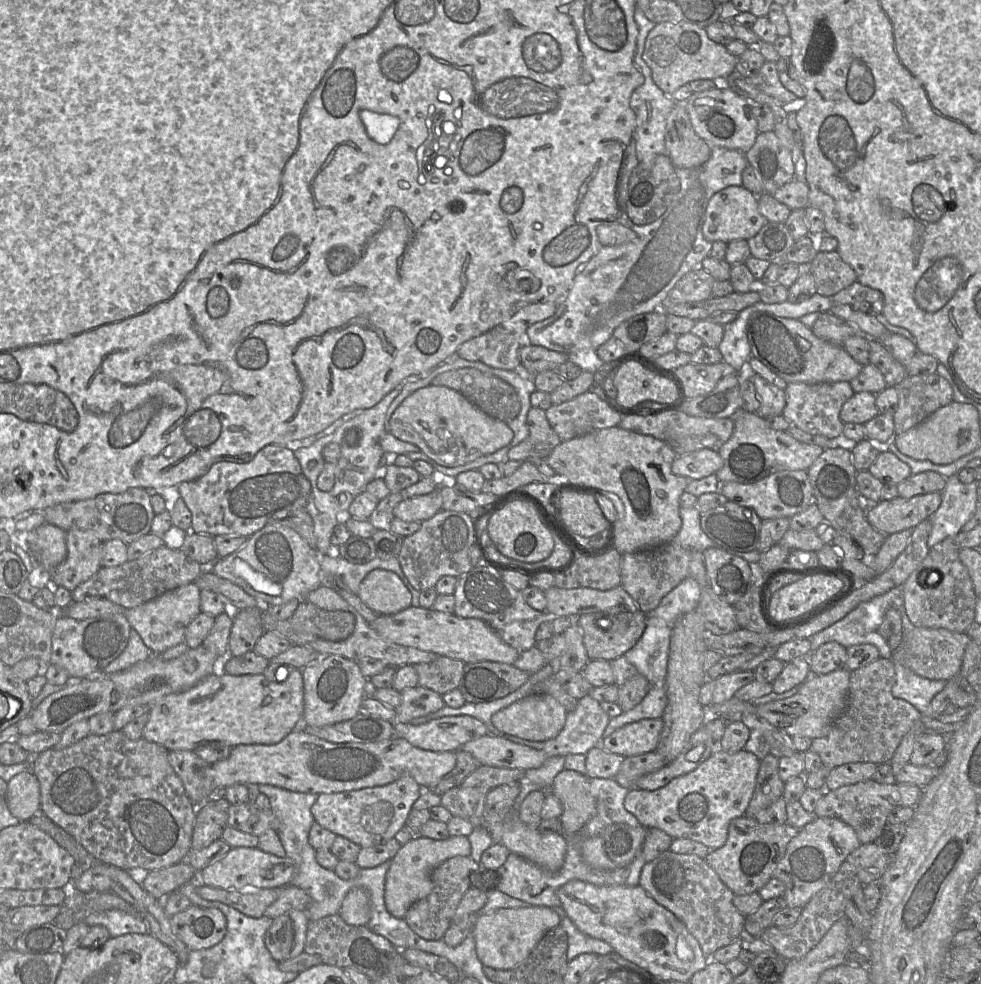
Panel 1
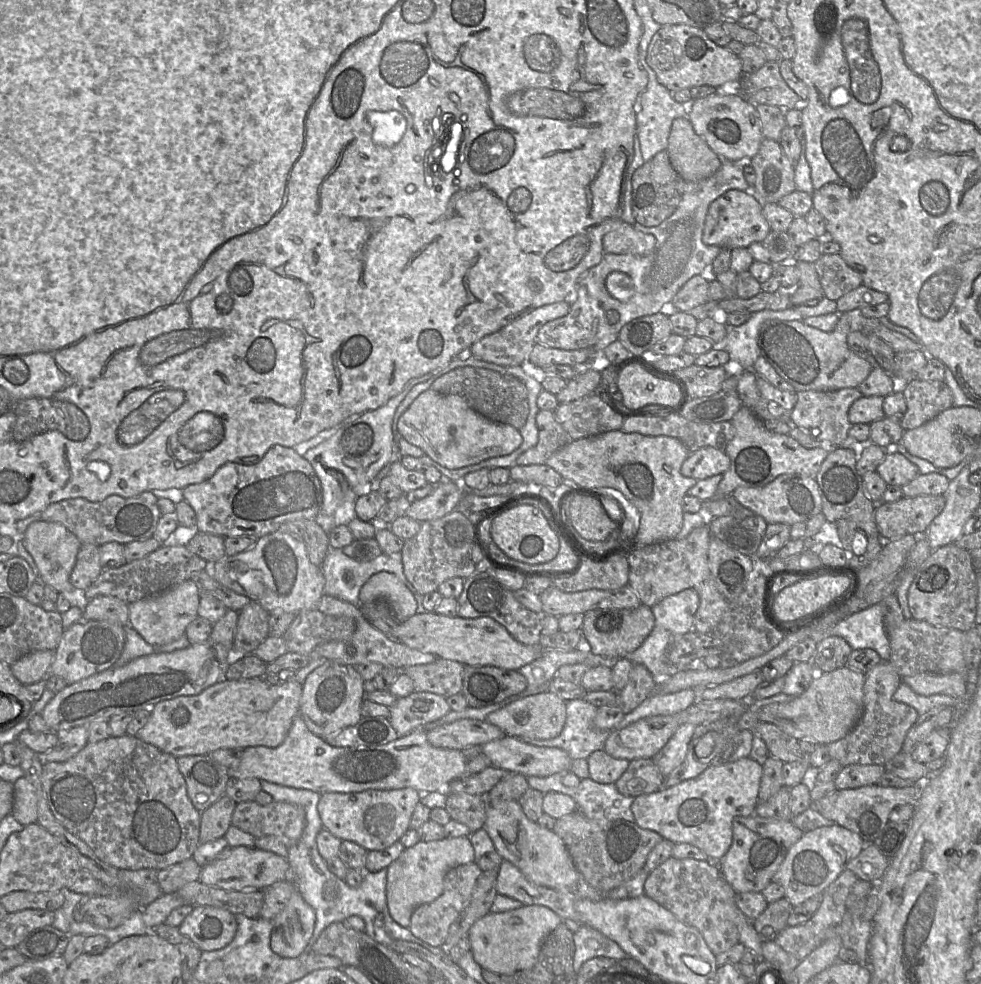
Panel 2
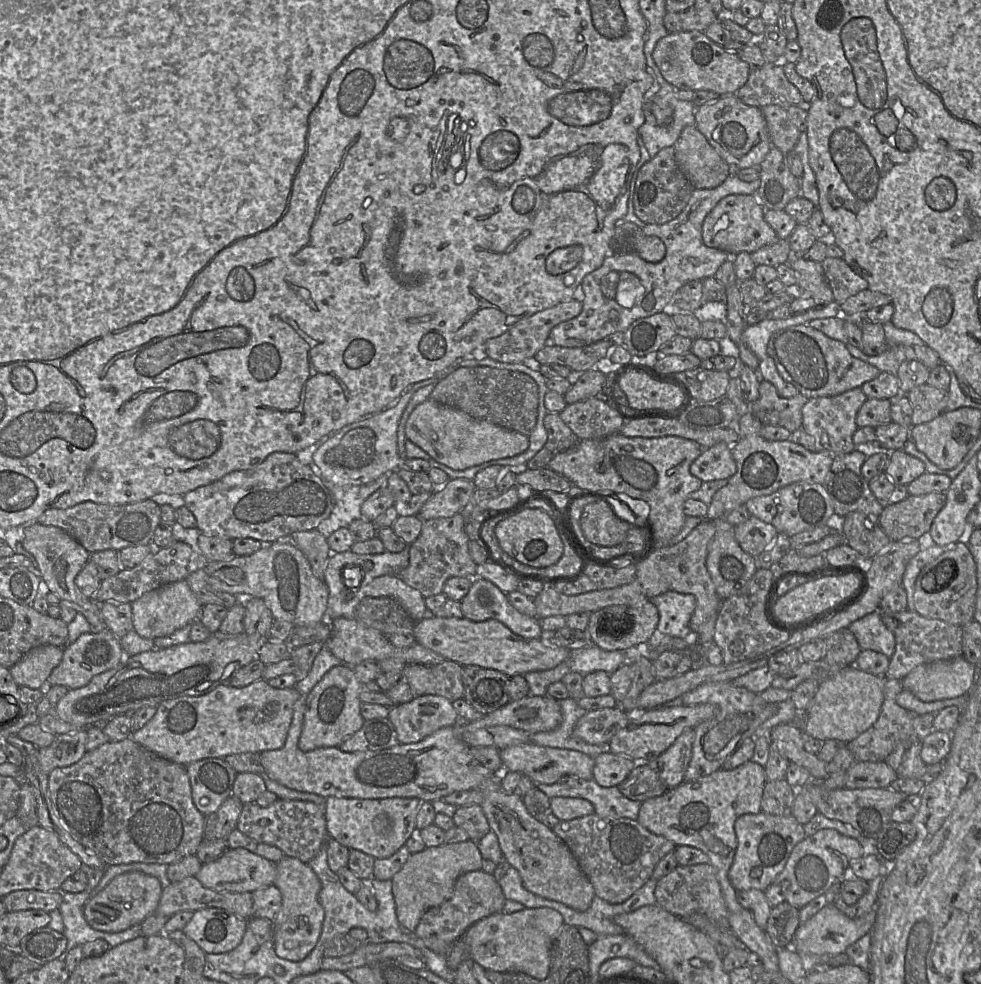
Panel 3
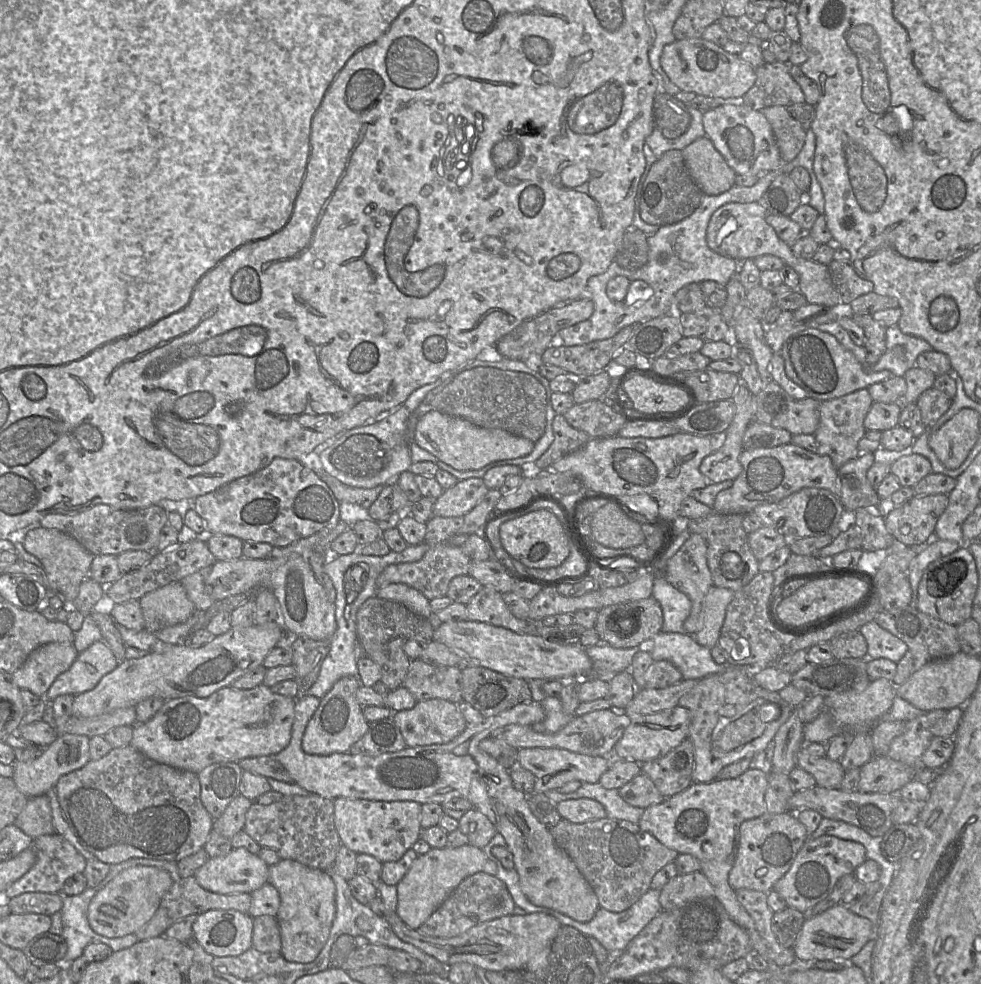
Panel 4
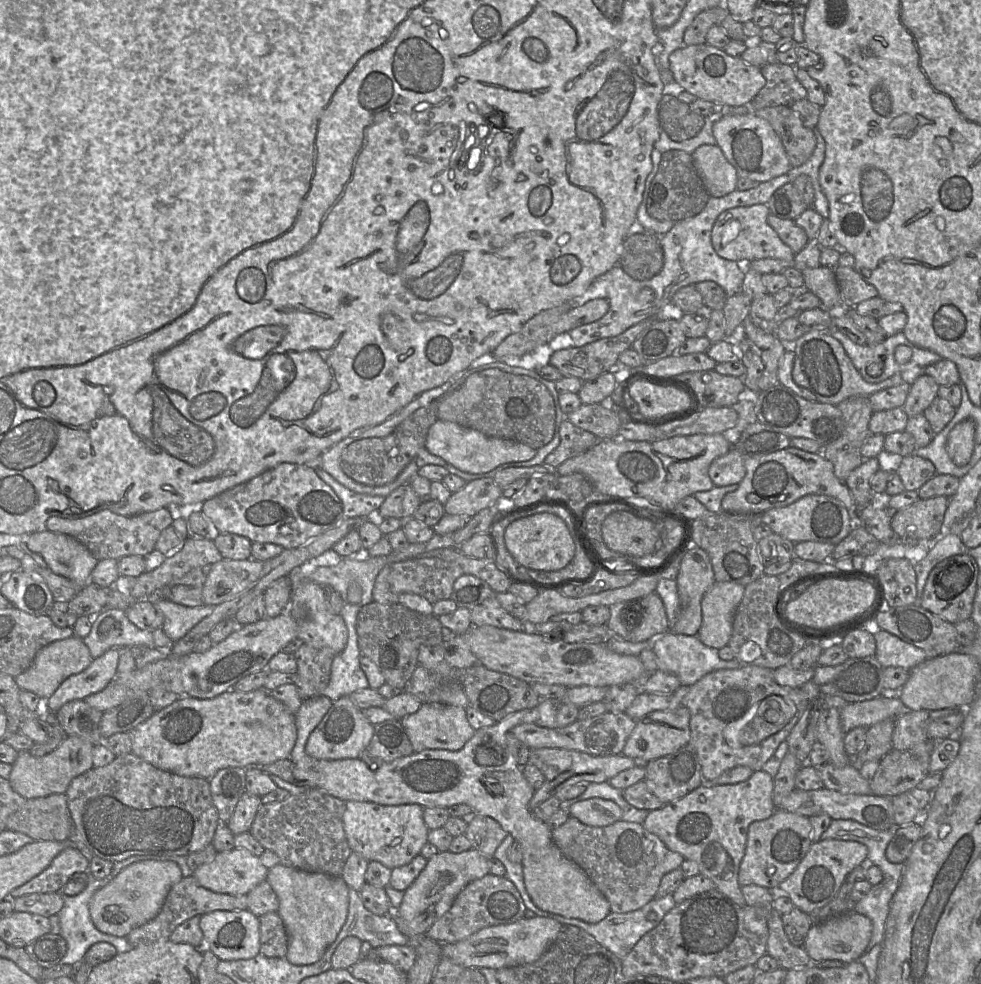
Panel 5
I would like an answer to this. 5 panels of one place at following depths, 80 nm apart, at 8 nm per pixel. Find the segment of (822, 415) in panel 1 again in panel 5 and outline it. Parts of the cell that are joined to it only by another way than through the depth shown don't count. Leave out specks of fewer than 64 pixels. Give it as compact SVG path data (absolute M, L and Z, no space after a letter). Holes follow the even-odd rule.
M862 396L844 400L837 407L843 415L844 430L838 439L821 447L821 454L833 464L836 477L845 483L849 474L864 461L861 447L871 435L869 421L874 411L869 398Z

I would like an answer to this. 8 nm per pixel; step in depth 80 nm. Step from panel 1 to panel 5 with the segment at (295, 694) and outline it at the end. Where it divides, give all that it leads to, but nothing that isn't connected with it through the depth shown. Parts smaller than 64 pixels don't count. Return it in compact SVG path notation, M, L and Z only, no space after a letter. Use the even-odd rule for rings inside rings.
M264 688L249 692L238 692L234 690L229 690L219 694L218 696L212 699L181 697L169 706L161 709L160 711L155 712L149 719L139 724L129 733L131 734L132 741L131 753L133 753L134 755L138 756L139 758L142 758L143 760L158 769L168 771L179 776L201 777L207 780L212 778L219 770L224 768L242 767L247 769L249 767L270 764L279 759L289 759L297 739L295 715L292 714L280 701L275 699L270 694L270 692L266 691Z

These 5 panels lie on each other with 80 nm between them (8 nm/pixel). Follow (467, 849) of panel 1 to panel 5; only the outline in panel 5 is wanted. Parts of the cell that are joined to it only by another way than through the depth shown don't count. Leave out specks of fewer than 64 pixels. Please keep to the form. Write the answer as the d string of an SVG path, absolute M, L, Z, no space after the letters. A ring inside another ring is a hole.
M473 848L460 853L439 851L429 858L419 876L404 891L403 900L397 909L398 915L409 928L409 938L424 936L432 924L451 908L467 884L489 873L488 859Z

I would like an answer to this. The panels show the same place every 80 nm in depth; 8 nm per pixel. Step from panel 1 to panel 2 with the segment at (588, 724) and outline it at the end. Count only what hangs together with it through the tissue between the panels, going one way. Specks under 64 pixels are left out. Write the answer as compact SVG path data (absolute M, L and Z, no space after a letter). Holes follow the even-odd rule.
M582 699L566 701L566 723L561 733L552 739L541 740L529 737L517 737L525 743L540 747L560 748L568 753L573 759L587 759L591 753L603 750L606 739L611 731L600 730L594 725L597 707Z

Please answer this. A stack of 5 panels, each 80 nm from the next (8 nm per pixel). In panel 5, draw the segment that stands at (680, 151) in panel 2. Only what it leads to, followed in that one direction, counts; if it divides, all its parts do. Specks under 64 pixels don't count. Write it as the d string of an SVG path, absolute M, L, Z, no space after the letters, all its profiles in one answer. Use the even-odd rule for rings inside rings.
M701 145L691 156L711 197L720 198L736 190L737 172L717 145Z

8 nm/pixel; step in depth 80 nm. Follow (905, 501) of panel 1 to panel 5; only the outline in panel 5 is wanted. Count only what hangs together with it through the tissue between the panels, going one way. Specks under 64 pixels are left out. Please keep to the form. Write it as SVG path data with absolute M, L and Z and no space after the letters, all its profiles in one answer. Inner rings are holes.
M945 496L919 498L909 506L891 511L891 528L900 542L918 543L939 538L948 499Z

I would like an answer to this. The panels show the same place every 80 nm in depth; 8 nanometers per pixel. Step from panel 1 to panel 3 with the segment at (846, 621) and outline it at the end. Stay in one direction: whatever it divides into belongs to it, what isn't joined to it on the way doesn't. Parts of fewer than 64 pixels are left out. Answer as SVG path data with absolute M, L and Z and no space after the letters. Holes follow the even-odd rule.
M874 611L854 621L847 628L856 638L861 650L873 650L889 659L895 651L893 633L885 626L880 611Z

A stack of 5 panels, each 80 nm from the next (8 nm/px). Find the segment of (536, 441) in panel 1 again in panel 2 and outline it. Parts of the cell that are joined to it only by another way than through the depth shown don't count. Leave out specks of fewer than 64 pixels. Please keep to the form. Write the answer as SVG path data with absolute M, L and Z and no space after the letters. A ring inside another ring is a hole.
M540 409L536 415L536 425L538 442L518 457L516 462L518 465L545 464L554 452L572 441L569 434L555 419L553 411Z

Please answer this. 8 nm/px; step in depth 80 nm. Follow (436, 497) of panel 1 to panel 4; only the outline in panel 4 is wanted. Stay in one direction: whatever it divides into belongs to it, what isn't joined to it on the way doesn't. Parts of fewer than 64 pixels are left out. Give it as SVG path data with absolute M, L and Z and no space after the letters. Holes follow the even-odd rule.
M483 478L459 480L435 500L434 516L463 517L478 504L488 490Z

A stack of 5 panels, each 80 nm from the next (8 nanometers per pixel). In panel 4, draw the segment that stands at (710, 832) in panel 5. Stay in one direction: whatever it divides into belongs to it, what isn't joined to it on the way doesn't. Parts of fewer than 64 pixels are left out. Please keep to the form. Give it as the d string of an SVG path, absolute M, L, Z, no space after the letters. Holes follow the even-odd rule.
M755 767L749 768L737 778L693 783L663 802L644 809L638 823L643 831L654 835L666 847L679 854L690 854L699 860L700 871L713 885L715 898L723 905L729 917L747 932L753 952L765 959L767 942L757 931L752 916L738 901L728 878L737 856L741 824L768 813L765 803L768 783L769 776Z

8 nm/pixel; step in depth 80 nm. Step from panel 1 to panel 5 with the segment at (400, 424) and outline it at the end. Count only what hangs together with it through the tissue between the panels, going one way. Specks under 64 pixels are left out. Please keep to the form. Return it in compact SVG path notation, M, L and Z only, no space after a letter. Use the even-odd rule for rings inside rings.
M440 419L429 428L425 448L457 469L471 474L490 472L508 462L530 460L537 451L514 440L489 437L477 430Z

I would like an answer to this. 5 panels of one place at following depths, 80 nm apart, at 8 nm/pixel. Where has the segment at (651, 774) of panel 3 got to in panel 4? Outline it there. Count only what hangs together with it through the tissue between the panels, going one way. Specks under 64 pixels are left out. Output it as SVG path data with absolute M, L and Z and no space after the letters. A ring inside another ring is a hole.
M643 772L621 787L619 793L628 804L643 809L659 804L666 799Z

